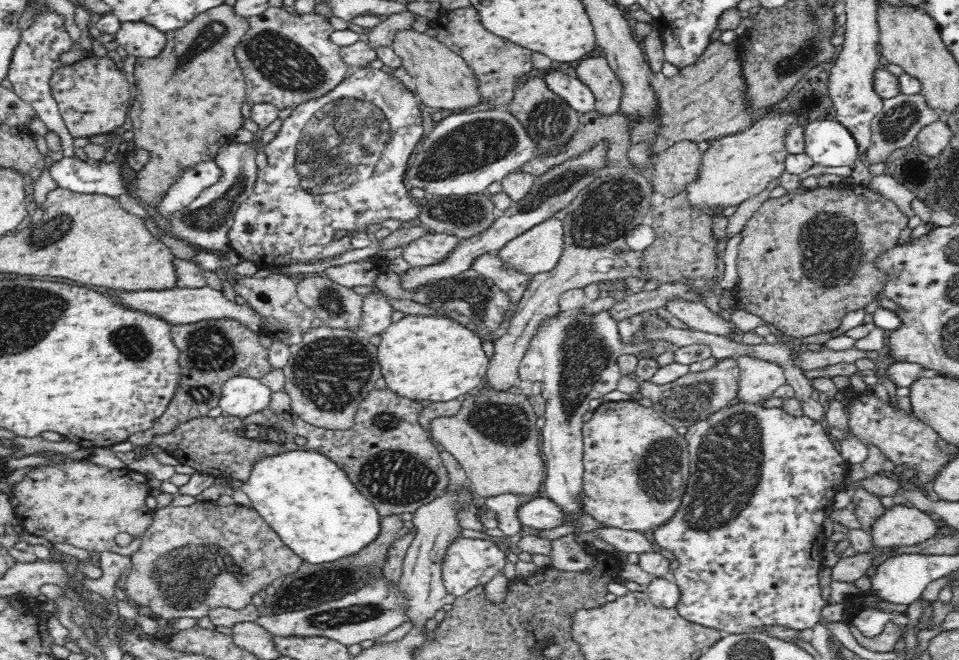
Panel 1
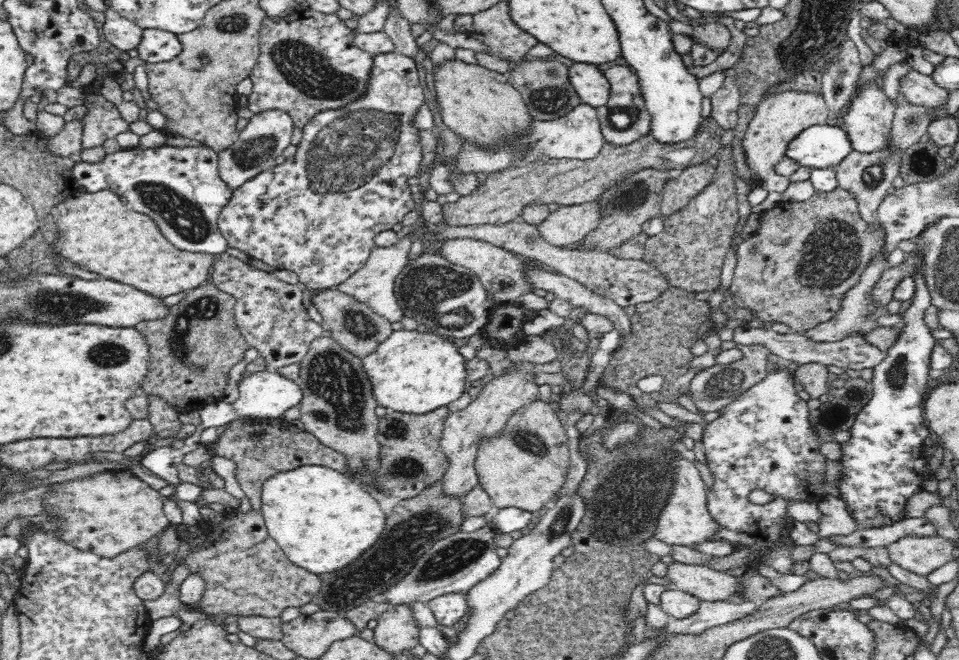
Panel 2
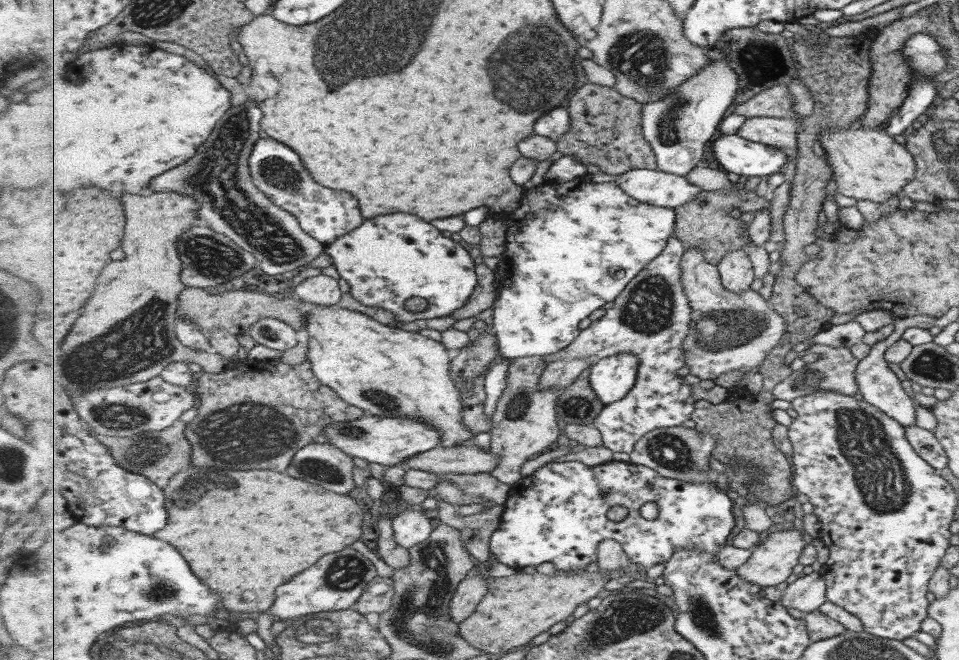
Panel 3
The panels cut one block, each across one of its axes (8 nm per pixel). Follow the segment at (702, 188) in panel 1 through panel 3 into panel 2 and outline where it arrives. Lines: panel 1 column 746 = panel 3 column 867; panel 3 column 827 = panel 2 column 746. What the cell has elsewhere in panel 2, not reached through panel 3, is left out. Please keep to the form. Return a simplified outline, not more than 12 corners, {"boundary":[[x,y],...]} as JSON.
{"boundary":[[804,92],[758,104],[739,141],[752,177],[768,193],[790,184],[777,172],[805,128],[829,108]]}

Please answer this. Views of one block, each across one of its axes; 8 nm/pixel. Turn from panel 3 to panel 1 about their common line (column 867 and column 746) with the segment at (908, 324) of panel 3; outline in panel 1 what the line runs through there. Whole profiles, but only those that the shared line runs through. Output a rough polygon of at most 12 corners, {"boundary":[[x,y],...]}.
{"boundary":[[752,355],[734,358],[745,392],[772,397],[786,383],[782,366]]}

